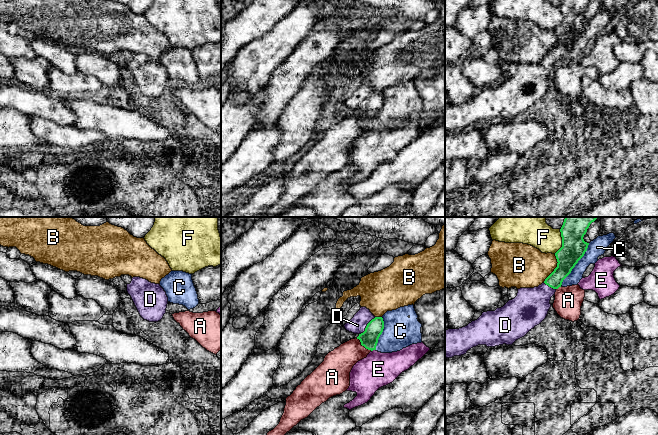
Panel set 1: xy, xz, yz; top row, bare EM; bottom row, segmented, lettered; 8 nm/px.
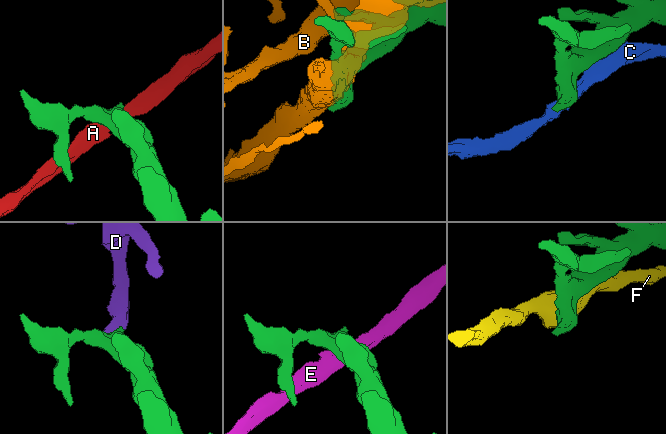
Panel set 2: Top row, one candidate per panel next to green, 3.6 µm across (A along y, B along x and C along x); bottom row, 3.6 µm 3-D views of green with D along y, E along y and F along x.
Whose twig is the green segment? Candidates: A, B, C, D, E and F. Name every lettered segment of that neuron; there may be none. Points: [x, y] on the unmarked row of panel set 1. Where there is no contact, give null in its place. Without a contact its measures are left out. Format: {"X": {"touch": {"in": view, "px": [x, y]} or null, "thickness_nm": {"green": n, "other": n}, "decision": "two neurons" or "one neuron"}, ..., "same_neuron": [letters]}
{"A": {"touch": {"in": "xz", "px": [363, 121]}, "thickness_nm": {"green": 140, "other": 220}, "decision": "two neurons"}, "B": {"touch": {"in": "yz", "px": [555, 44]}, "thickness_nm": {"green": 190, "other": 360}, "decision": "two neurons"}, "C": {"touch": {"in": "yz", "px": [576, 39]}, "thickness_nm": {"green": 190, "other": 140}, "decision": "two neurons"}, "D": {"touch": {"in": "xz", "px": [366, 102]}, "thickness_nm": {"green": 140, "other": 140}, "decision": "one neuron"}, "E": {"touch": {"in": "xz", "px": [373, 125]}, "thickness_nm": {"green": 140, "other": 280}, "decision": "two neurons"}, "F": {"touch": {"in": "yz", "px": [562, 17]}, "thickness_nm": {"green": 190, "other": 200}, "decision": "two neurons"}, "same_neuron": ["D"]}

